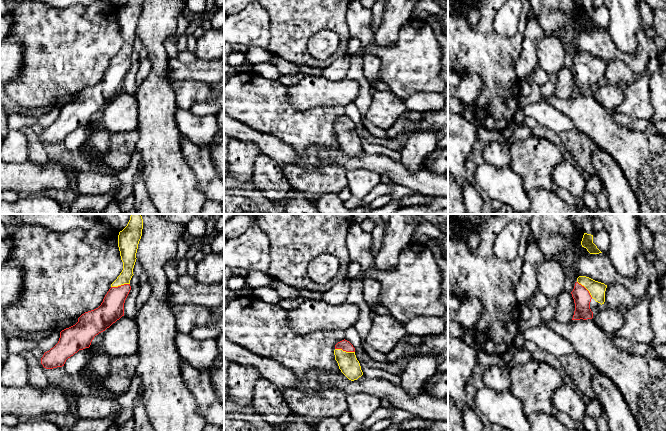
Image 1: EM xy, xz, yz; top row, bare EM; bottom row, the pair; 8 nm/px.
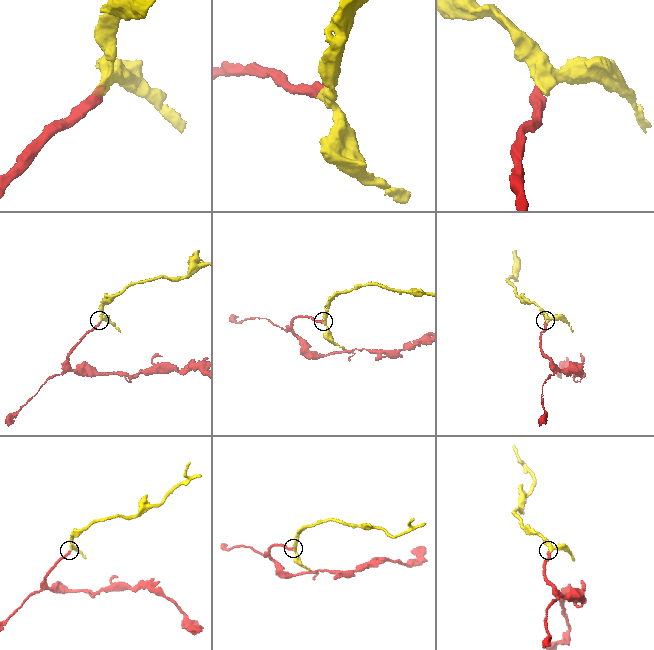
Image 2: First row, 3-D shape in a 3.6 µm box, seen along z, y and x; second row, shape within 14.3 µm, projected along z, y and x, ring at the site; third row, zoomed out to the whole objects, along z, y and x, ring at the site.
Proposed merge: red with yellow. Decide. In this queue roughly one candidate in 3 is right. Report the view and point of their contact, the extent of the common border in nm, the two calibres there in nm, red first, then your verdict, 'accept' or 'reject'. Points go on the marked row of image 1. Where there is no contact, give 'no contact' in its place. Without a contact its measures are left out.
contact xz (345, 350); length 160 nm; calibres 90 and 160 nm; accept

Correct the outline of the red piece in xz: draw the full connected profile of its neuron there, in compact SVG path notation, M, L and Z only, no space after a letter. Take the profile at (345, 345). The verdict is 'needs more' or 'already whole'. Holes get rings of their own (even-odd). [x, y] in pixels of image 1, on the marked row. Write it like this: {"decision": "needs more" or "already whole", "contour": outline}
{"decision": "needs more", "contour": "M342 340L335 345L335 360L341 372L351 381L363 375L359 361L355 355L355 348L347 341Z"}

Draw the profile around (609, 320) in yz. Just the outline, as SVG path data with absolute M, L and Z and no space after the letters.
M606 307L604 310L593 312L594 322L610 336L622 328L624 324L623 313Z

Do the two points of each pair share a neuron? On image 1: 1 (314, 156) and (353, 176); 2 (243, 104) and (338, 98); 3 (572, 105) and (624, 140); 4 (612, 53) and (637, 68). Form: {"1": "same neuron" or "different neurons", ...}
{"1": "different neurons", "2": "different neurons", "3": "same neuron", "4": "same neuron"}

